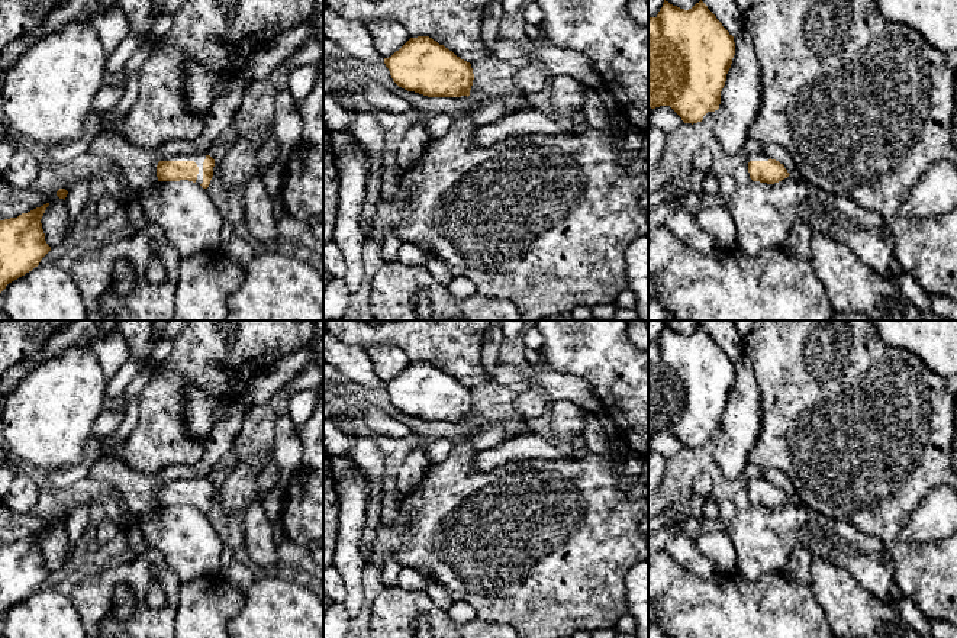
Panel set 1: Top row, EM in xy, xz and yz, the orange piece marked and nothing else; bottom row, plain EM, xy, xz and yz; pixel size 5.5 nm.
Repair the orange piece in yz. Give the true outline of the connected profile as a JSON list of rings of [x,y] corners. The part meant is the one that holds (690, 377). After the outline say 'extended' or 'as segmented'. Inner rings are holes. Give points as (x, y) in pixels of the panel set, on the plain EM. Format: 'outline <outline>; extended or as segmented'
outline [[[664,325],[658,339],[648,342],[648,431],[651,434],[670,431],[684,448],[693,450],[702,447],[708,436],[719,434],[721,416],[725,410],[734,380],[734,361],[702,325],[689,335]]]; as segmented

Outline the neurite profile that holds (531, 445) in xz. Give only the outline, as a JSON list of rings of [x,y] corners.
[[[521,434],[494,448],[480,452],[476,458],[478,470],[493,470],[510,461],[522,460],[566,460],[567,457],[545,441],[539,434]]]

